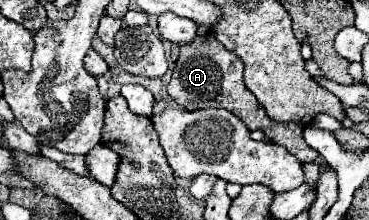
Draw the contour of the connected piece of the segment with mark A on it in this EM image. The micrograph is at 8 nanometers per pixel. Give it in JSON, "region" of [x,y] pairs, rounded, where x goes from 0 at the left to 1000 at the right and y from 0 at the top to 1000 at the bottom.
{"region":[[[572,155],[534,164],[528,191],[491,209],[453,418],[501,500],[610,491],[610,500],[631,509],[642,536],[653,536],[664,555],[664,573],[675,591],[707,591],[724,618],[724,636],[734,636],[756,664],[772,664],[816,745],[854,736],[864,718],[864,700],[821,645],[816,573],[756,564],[756,555],[724,536],[724,509],[713,500],[713,482],[702,482],[696,445],[686,436],[680,409],[669,409],[669,391],[659,373],[659,282],[648,264],[637,264],[637,245],[621,236],[610,209],[599,209],[599,191],[588,191]]]}

